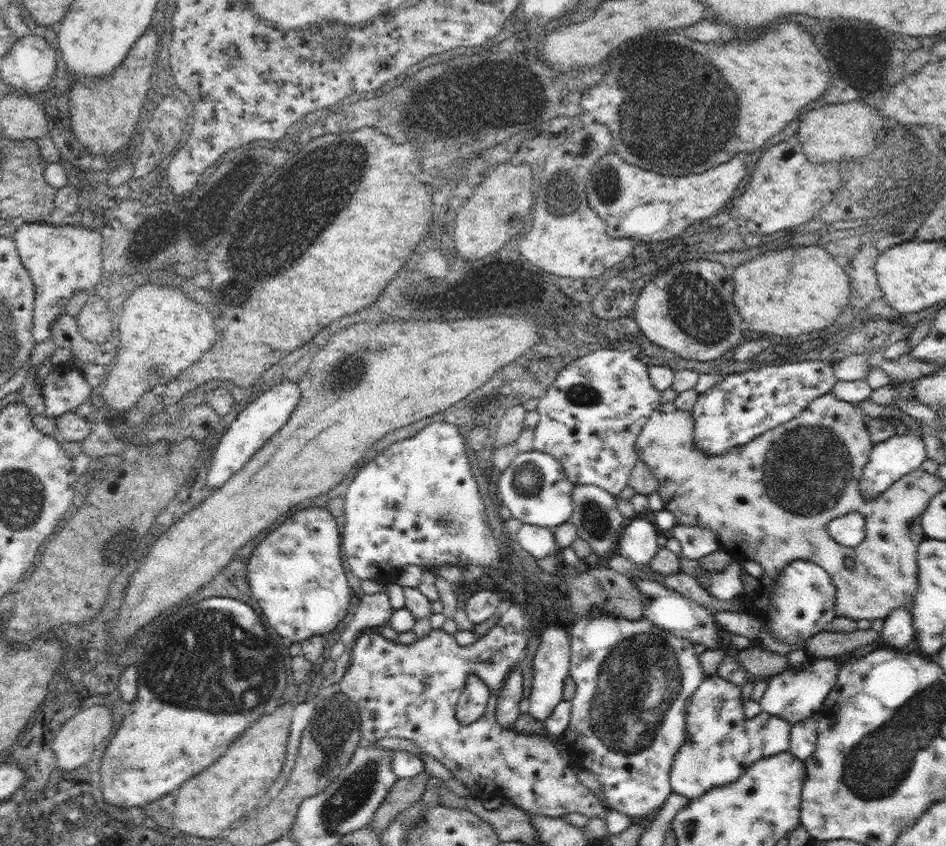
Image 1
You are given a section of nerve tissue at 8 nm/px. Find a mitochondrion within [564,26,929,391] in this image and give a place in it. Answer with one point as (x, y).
(690, 123)

